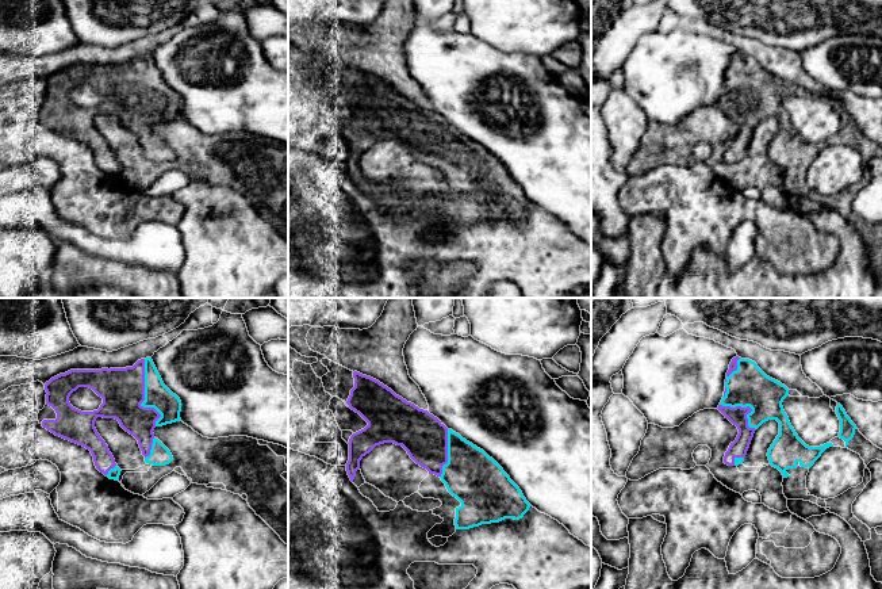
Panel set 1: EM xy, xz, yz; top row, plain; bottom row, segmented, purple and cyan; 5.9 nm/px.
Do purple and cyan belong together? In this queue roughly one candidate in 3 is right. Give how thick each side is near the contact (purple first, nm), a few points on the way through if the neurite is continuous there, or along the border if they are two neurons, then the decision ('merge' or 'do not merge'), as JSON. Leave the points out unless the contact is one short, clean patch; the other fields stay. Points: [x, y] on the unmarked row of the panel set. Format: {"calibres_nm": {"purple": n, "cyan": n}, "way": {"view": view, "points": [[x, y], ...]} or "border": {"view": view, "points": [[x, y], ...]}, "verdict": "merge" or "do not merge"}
{"calibres_nm": {"purple": 260, "cyan": 150}, "verdict": "merge"}

